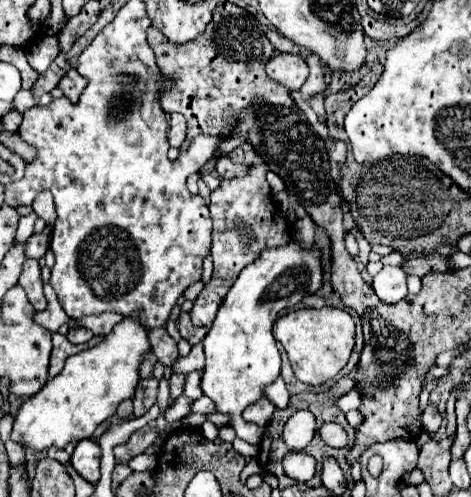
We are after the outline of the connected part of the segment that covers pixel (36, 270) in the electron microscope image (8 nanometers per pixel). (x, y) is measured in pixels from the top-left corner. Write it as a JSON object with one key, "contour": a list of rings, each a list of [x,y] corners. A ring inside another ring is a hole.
{"contour":[[[26,259],[24,261],[24,269],[22,269],[22,275],[18,279],[18,283],[26,289],[26,295],[30,299],[30,303],[34,305],[36,311],[44,311],[48,301],[42,293],[42,279],[40,279],[40,267],[38,267],[38,261],[36,259]]]}

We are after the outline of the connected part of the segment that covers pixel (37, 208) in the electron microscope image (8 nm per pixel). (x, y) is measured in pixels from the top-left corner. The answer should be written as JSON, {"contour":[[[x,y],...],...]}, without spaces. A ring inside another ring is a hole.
{"contour":[[[40,193],[40,197],[36,197],[36,201],[32,203],[34,207],[34,213],[46,221],[46,227],[52,227],[54,225],[54,219],[56,219],[56,211],[54,211],[54,201],[52,201],[52,195],[50,193]]]}

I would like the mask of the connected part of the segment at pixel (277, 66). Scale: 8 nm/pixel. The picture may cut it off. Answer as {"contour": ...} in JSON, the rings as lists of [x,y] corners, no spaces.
{"contour":[[[278,53],[266,63],[266,73],[272,81],[284,85],[286,89],[298,91],[308,77],[308,65],[300,55]]]}

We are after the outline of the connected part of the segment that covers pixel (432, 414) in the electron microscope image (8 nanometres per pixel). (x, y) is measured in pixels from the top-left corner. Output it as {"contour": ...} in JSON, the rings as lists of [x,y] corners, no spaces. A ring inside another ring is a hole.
{"contour":[[[428,405],[424,409],[424,415],[422,415],[422,429],[428,431],[428,433],[434,433],[440,429],[440,423],[442,423],[442,417],[438,415],[436,407],[434,405]]]}

